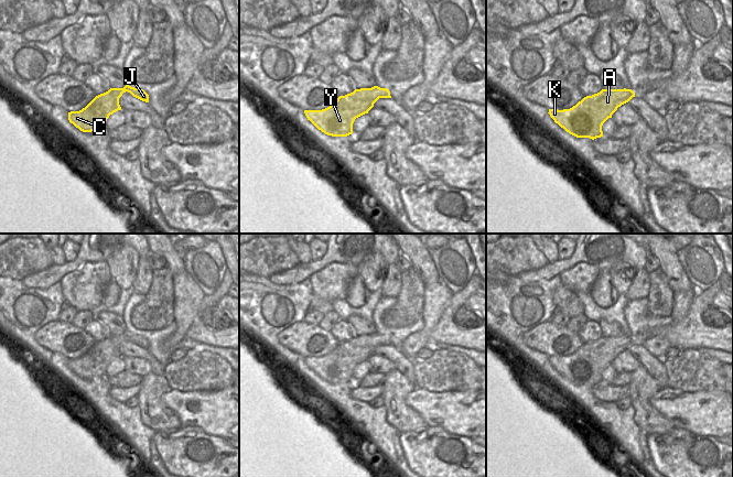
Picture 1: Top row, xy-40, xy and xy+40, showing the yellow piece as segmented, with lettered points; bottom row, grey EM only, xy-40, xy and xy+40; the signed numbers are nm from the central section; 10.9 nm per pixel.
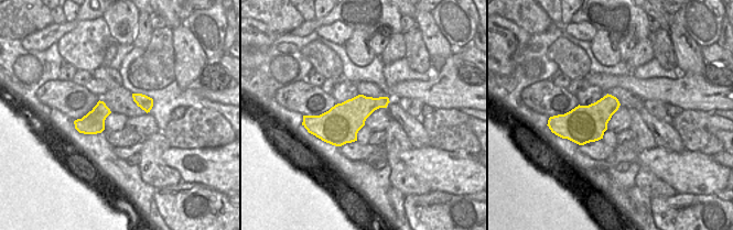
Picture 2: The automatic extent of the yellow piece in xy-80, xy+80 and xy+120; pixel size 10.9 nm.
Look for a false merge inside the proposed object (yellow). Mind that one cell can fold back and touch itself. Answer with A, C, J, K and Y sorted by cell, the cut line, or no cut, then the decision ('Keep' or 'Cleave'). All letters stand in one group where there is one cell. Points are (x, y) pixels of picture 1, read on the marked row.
Groups: A C J K Y. No split. Keep.

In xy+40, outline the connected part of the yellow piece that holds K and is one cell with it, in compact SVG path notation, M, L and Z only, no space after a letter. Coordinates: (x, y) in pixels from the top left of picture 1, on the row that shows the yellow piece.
M602 89L584 97L570 109L549 109L548 113L570 134L594 140L603 137L603 123L633 97L635 93L632 89Z

